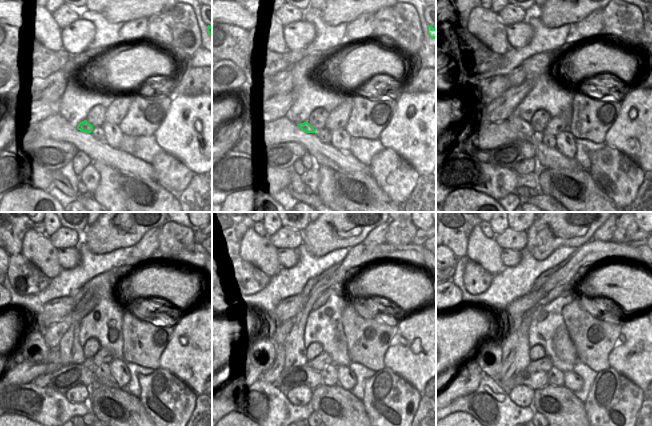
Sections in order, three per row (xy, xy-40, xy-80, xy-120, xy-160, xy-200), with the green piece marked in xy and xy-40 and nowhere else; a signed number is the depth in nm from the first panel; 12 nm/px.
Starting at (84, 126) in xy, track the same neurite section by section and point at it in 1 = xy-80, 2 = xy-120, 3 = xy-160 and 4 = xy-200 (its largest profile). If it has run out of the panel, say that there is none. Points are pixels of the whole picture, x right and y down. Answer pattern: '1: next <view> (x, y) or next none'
1: next xy-80 (523, 126)
2: next xy-120 (70, 351)
3: next xy-160 (295, 351)
4: next xy-200 (593, 251)

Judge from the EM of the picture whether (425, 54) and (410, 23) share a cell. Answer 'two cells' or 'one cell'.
two cells

